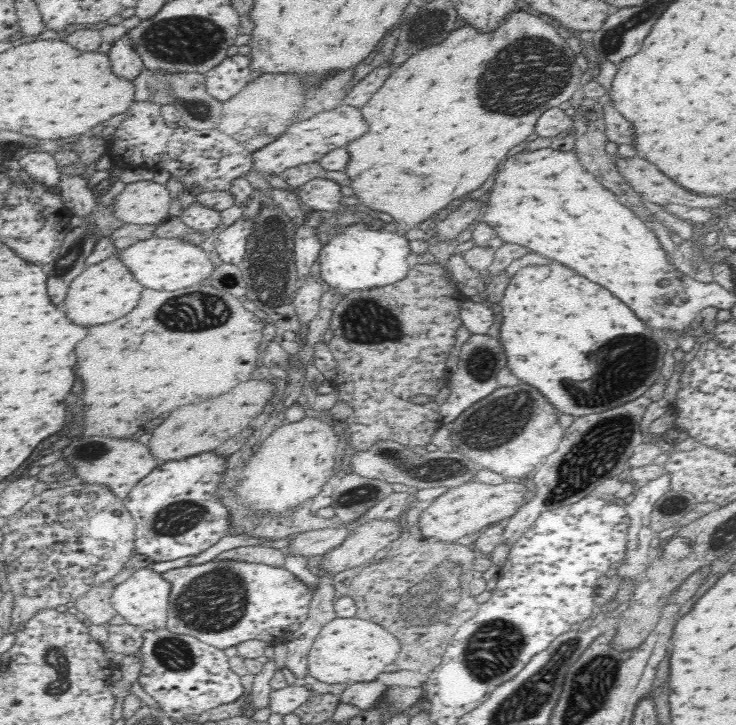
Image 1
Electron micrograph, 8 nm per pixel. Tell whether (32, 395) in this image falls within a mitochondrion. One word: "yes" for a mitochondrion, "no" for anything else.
no

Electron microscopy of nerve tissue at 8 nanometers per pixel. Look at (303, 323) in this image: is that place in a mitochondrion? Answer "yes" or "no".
no

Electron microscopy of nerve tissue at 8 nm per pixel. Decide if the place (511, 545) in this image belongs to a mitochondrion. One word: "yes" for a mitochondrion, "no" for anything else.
no

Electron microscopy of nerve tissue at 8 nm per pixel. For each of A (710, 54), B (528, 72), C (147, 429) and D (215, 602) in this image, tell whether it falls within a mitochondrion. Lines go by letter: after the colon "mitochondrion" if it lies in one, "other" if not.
A: other
B: mitochondrion
C: other
D: mitochondrion

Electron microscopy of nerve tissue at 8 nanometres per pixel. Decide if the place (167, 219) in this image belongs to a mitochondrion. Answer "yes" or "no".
no

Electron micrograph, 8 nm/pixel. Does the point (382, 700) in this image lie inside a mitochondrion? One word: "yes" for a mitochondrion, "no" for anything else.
no

